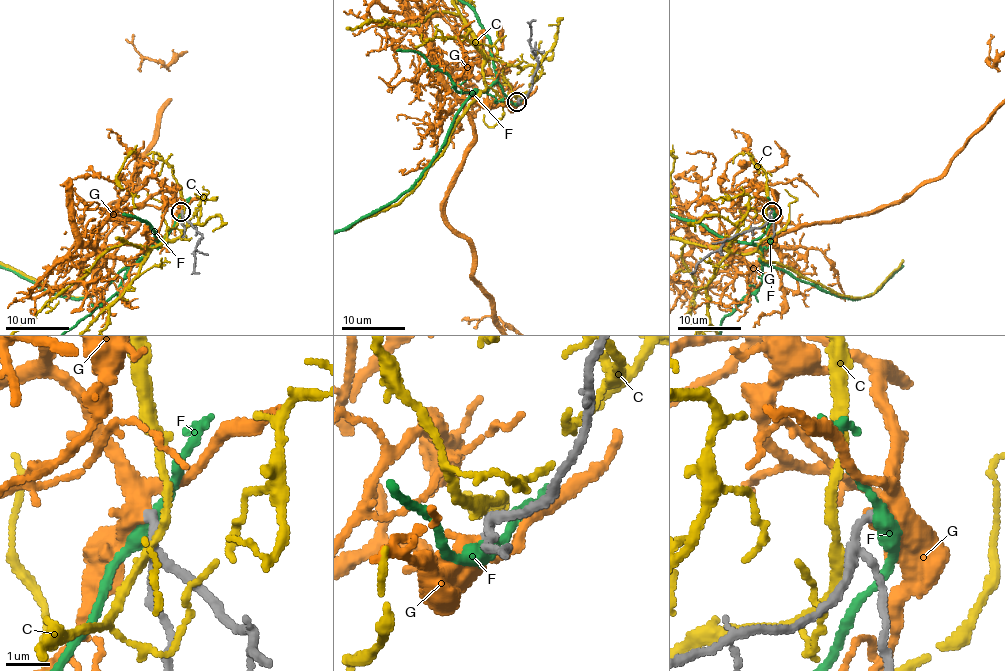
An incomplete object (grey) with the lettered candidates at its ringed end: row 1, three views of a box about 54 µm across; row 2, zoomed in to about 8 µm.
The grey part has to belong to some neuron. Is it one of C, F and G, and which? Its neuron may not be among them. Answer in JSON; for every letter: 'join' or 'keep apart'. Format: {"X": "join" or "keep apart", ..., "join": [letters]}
{"C": "keep apart", "F": "keep apart", "G": "join", "join": ["G"]}

